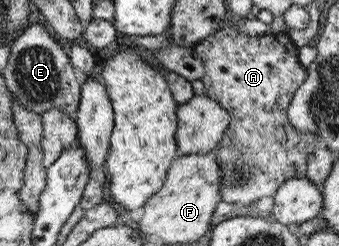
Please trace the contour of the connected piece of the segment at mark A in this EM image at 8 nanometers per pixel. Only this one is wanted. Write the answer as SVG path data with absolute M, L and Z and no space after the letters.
M228 25L204 37L194 44L192 49L203 61L205 67L200 79L203 83L203 94L218 102L231 117L219 141L219 146L215 149L216 159L221 169L219 183L221 201L247 205L260 197L273 195L278 186L287 179L304 177L307 155L315 148L316 141L314 135L297 132L287 118L287 109L293 93L307 76L305 67L297 60L297 47L288 33L247 36L239 34Z

